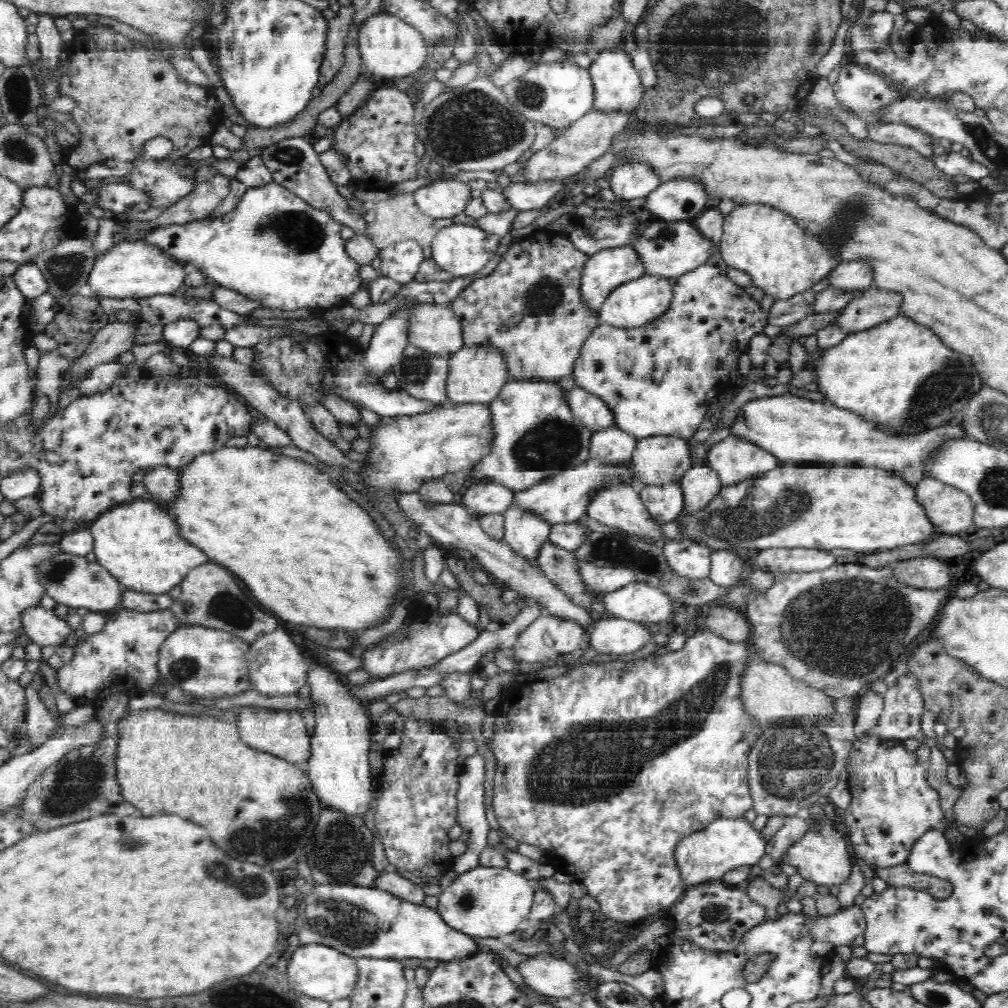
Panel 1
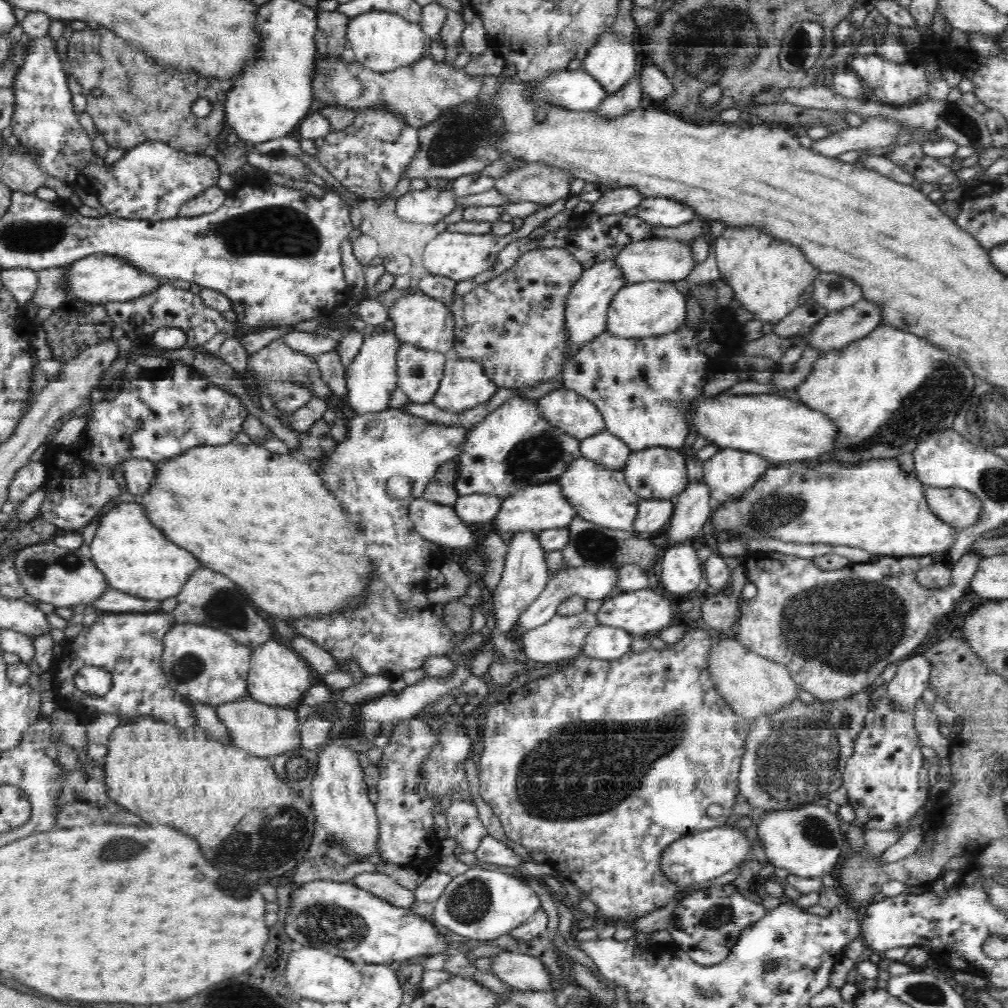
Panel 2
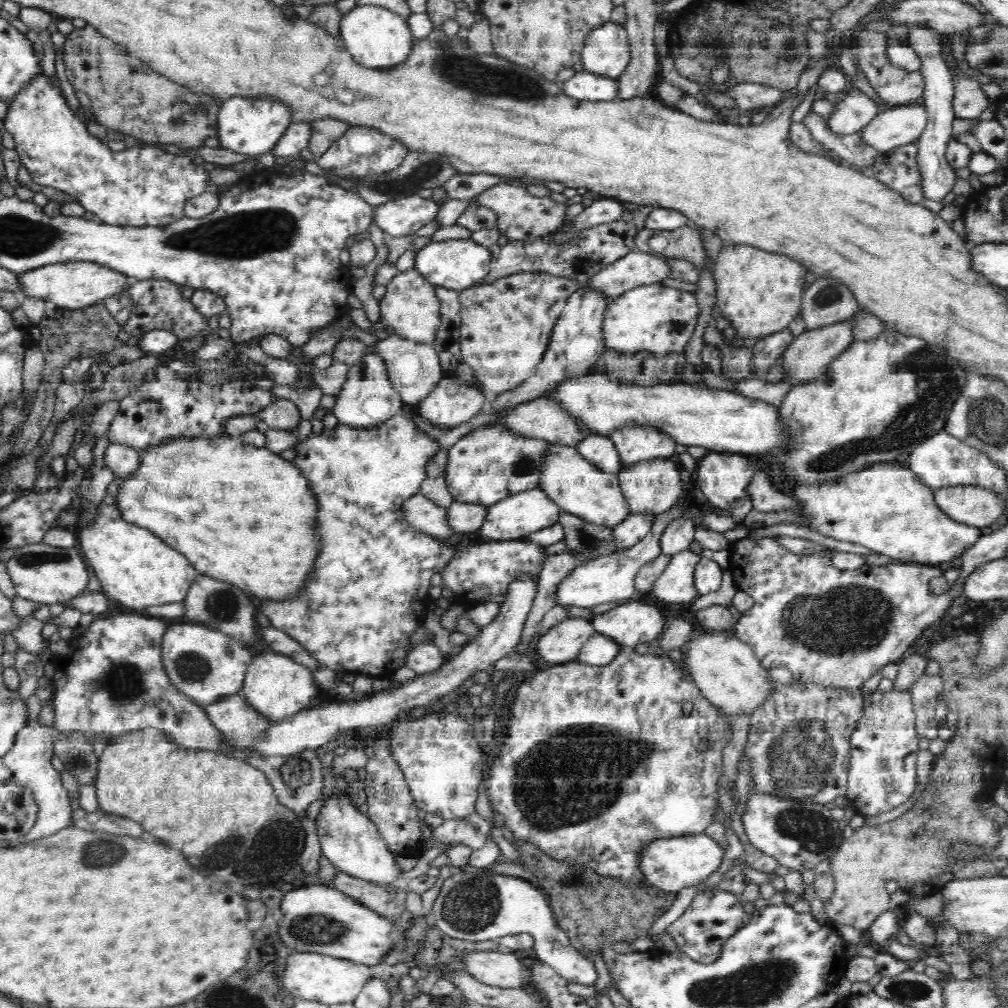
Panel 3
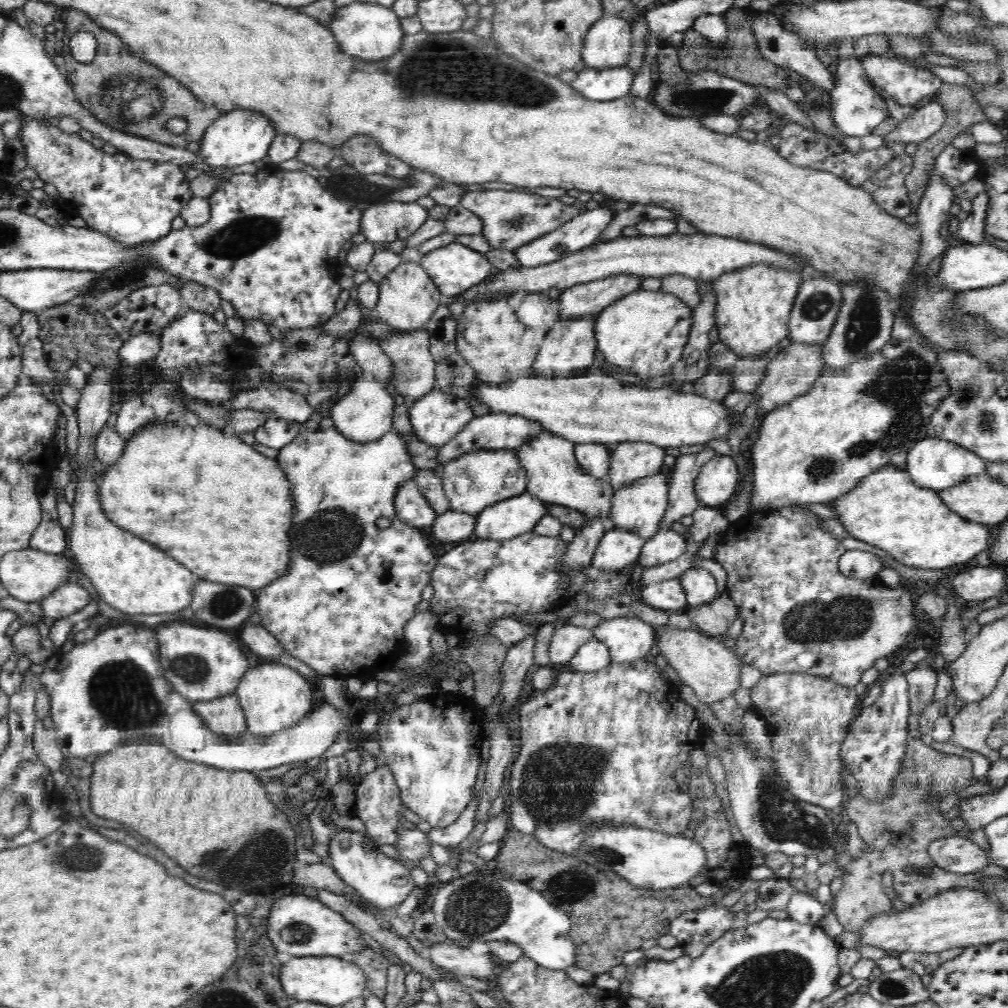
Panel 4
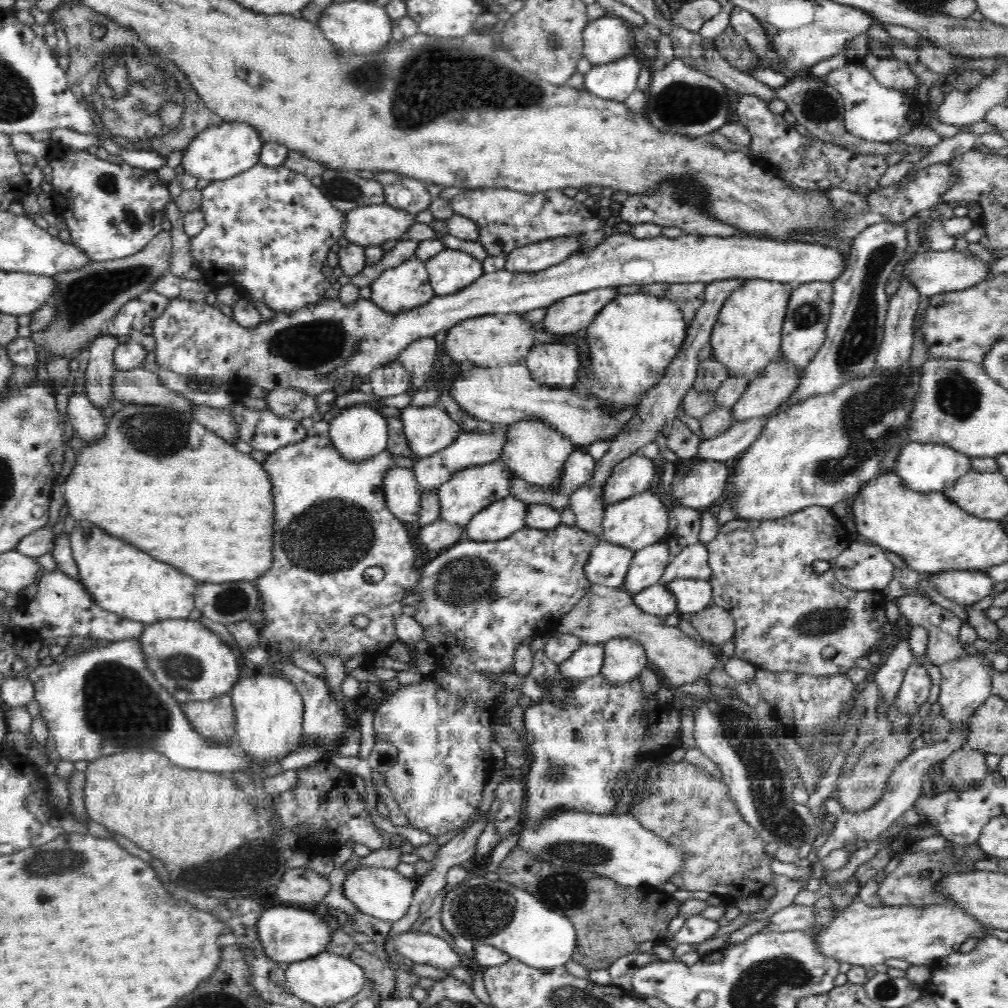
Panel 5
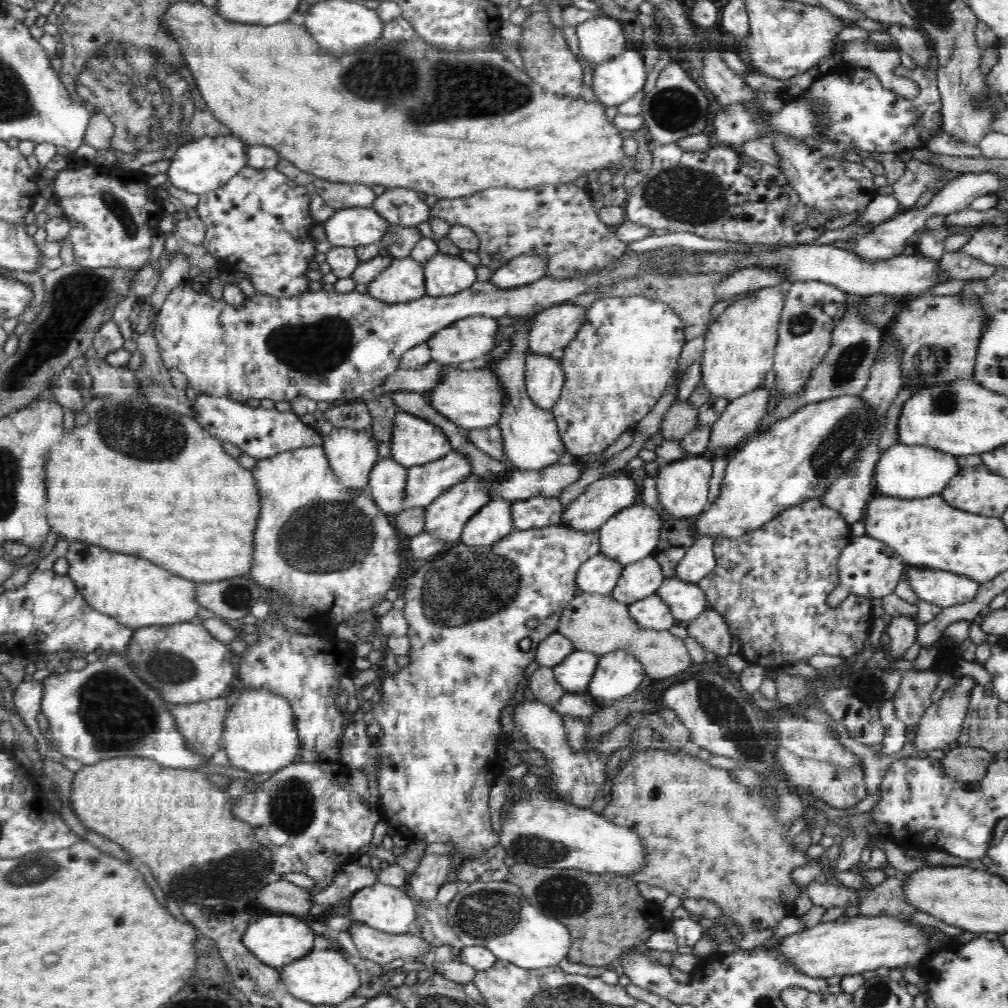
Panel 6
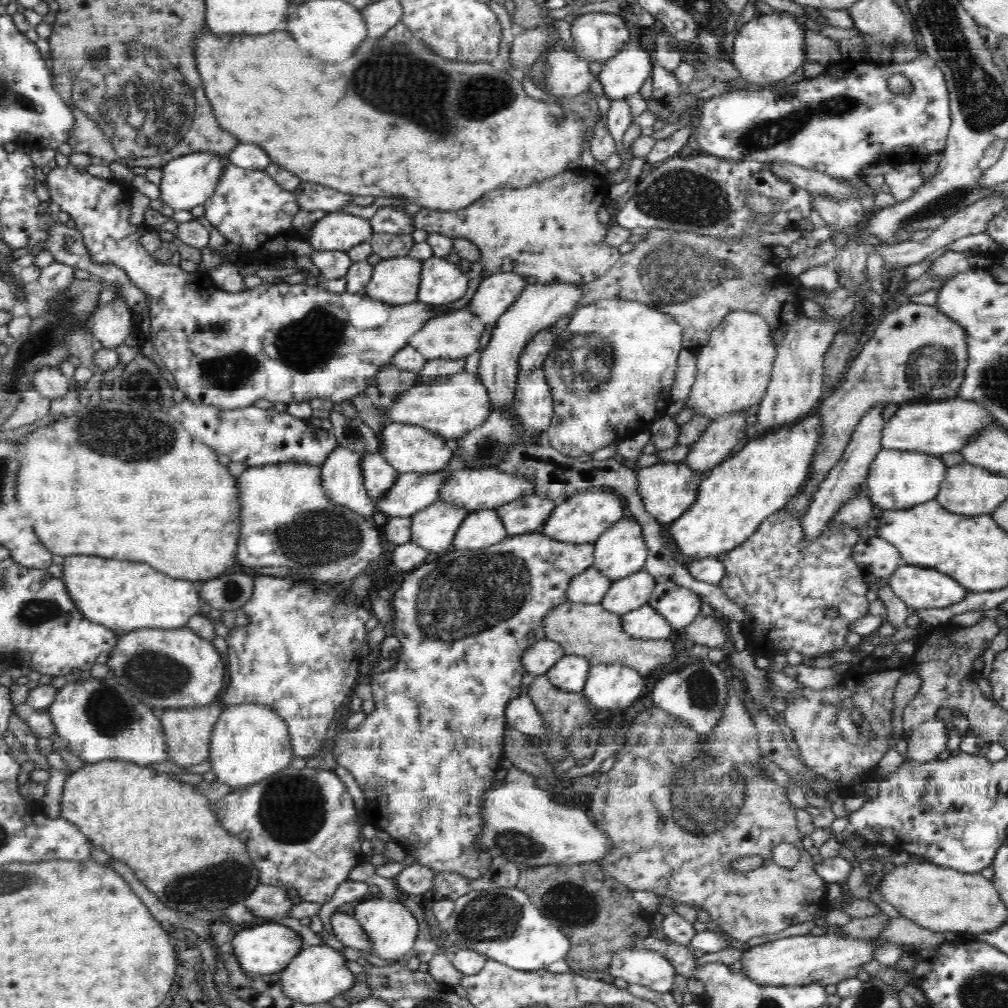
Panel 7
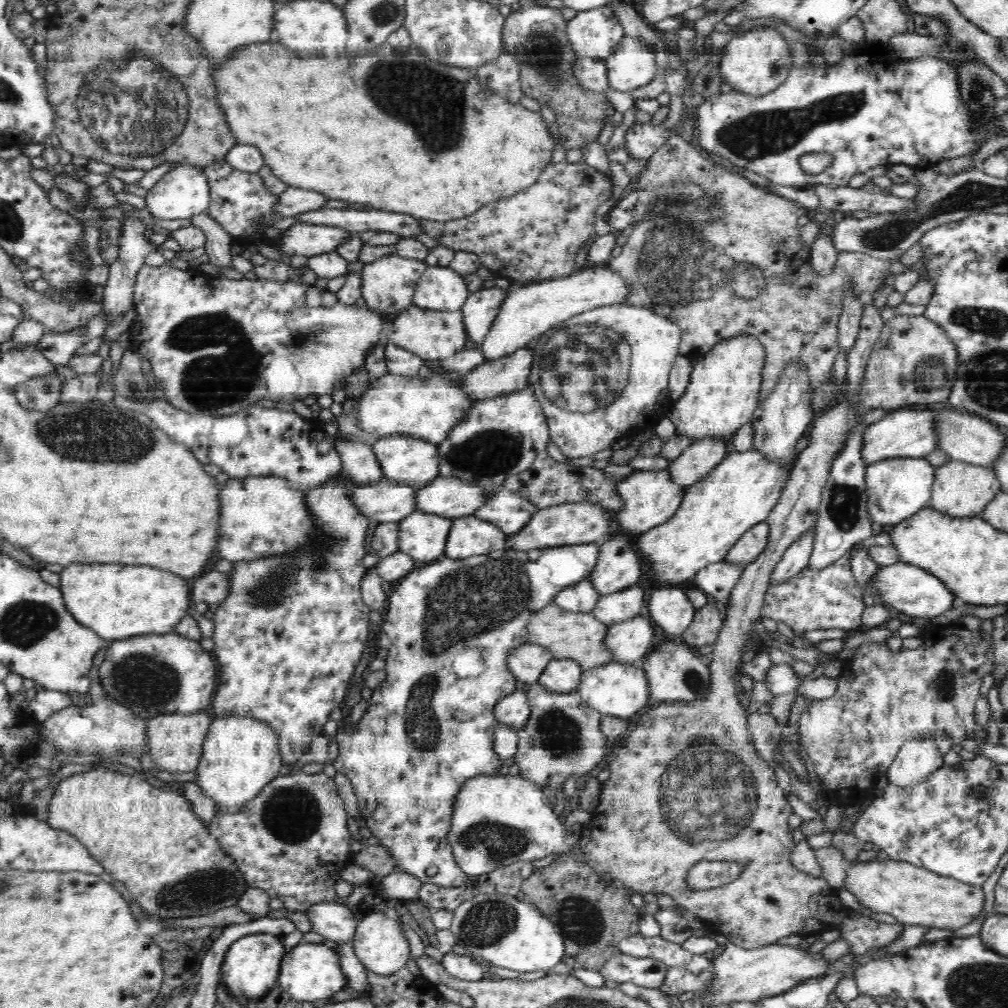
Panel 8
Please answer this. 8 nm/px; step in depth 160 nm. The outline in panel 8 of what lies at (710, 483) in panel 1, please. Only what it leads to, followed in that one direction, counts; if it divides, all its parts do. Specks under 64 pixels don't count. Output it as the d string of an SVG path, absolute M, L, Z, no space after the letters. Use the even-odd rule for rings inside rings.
M636 582L622 590L601 596L591 613L600 622L607 623L611 627L613 624L624 622L625 619L640 614L642 604L644 604L644 590Z

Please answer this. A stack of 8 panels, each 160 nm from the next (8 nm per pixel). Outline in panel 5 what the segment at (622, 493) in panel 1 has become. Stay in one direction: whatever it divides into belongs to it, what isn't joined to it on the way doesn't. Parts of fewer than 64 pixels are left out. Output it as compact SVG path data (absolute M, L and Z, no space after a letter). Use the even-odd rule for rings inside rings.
M544 421L515 422L506 426L506 431L508 431L507 445L504 446L503 453L500 453L500 459L515 472L514 476L537 486L541 492L558 492L560 488L558 480L575 445Z

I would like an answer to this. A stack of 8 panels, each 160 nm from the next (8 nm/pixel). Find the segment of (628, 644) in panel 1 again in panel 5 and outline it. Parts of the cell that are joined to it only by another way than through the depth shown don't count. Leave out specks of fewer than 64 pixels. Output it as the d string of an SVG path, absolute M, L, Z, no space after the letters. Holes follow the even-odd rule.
M583 644L567 661L559 665L562 677L580 681L601 674L605 660L605 646Z

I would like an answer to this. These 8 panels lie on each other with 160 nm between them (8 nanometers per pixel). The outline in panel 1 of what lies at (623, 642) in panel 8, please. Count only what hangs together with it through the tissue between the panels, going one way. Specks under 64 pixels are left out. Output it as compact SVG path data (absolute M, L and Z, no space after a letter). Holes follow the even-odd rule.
M692 539L666 540L662 543L663 555L672 572L680 578L706 578L711 572L713 550Z

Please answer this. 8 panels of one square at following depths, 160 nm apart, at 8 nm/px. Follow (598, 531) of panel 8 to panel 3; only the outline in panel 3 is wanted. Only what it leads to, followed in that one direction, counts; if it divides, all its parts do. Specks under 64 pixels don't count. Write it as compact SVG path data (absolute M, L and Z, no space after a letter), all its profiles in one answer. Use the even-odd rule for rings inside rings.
M650 423L616 427L609 437L619 452L623 466L641 459L675 456L676 440Z

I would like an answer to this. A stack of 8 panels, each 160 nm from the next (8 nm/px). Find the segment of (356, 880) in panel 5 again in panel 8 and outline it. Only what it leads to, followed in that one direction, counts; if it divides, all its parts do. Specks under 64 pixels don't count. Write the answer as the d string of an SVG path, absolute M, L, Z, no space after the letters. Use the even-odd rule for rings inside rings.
M380 912L368 914L359 922L355 938L350 944L365 969L380 976L398 972L411 958L408 942L400 926L392 920L386 920Z

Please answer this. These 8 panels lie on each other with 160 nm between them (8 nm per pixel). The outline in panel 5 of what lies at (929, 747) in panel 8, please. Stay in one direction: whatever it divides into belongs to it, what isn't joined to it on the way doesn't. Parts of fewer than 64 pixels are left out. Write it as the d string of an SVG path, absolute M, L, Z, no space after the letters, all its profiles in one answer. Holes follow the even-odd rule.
M986 651L978 652L976 655L970 655L964 659L952 660L939 666L942 673L940 694L937 699L942 709L940 716L950 721L952 726L971 718L983 702L992 695L990 670L993 666L992 662L985 657Z

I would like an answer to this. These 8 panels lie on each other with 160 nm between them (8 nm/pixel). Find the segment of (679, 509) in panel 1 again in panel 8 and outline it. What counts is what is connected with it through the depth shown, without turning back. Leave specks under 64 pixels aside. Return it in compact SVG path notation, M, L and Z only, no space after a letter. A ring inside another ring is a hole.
M588 578L563 588L553 603L568 612L591 612L601 596Z

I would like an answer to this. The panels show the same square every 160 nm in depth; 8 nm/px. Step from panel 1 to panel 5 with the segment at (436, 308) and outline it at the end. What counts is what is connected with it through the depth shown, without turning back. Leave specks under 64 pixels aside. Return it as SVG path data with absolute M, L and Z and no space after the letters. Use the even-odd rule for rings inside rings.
M415 257L384 270L370 288L371 301L390 314L420 309L436 296L425 262Z

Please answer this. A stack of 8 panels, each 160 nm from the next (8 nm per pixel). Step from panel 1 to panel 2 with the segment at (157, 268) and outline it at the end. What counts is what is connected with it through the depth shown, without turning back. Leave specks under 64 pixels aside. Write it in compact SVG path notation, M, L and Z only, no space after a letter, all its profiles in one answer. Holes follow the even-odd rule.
M91 254L74 261L67 268L65 278L65 283L69 286L67 288L68 298L104 306L108 302L125 302L134 298L146 297L147 294L155 292L163 281L159 275L152 275L132 265L128 259L114 254Z

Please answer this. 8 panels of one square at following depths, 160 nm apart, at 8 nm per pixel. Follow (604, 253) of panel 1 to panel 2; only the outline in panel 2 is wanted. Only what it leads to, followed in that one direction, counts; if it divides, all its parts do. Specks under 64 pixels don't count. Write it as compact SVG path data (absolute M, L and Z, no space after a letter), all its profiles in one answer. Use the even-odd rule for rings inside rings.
M615 258L602 259L601 262L588 267L588 270L583 270L580 278L571 288L571 292L568 293L566 310L566 331L570 335L568 361L572 360L572 355L576 354L586 342L607 330L609 304L612 303L617 291L624 285L626 285L626 277L624 277L624 271L616 263Z

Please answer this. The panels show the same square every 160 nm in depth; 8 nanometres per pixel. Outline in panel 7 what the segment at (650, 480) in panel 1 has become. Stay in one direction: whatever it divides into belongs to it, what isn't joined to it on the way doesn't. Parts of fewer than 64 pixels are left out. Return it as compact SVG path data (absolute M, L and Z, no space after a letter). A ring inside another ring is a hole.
M626 515L596 539L593 566L613 583L634 571L643 570L647 554L643 525Z

